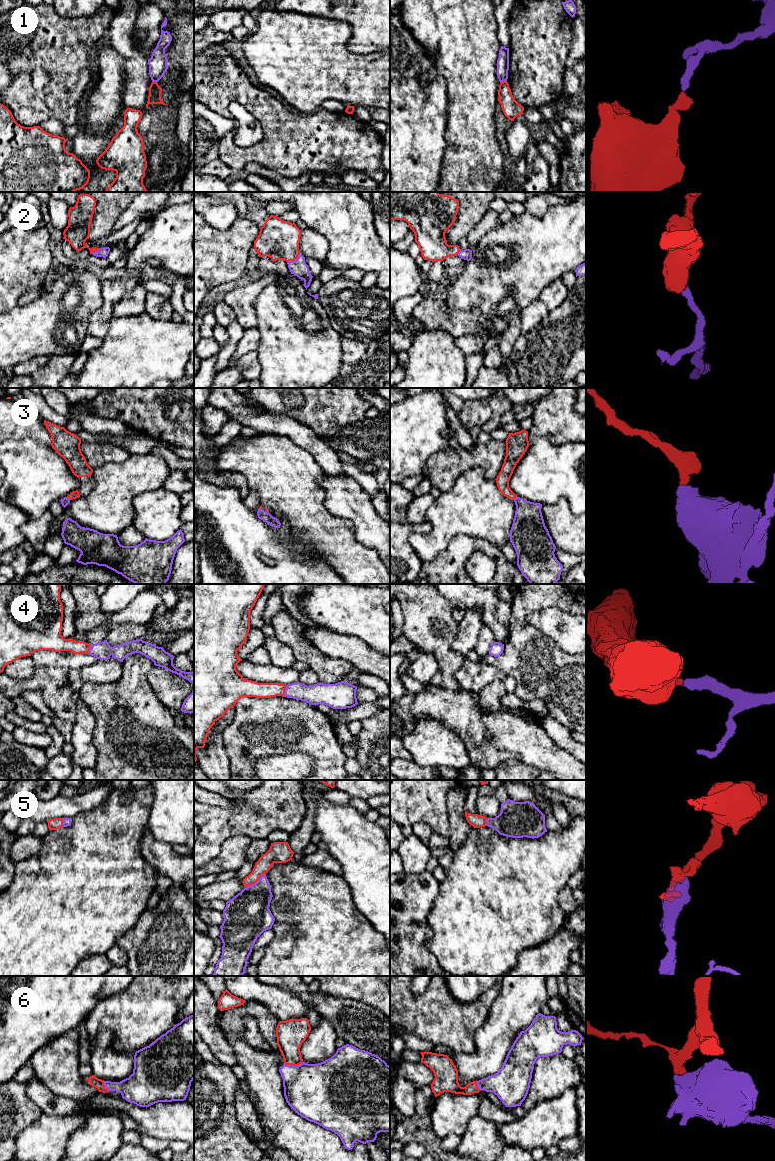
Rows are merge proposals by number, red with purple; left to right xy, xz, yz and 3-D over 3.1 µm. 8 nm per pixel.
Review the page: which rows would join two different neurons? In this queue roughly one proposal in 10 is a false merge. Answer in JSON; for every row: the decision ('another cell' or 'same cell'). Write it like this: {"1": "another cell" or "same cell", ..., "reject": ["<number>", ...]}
{"1": "another cell", "2": "same cell", "3": "same cell", "4": "same cell", "5": "same cell", "6": "same cell", "reject": ["1"]}

